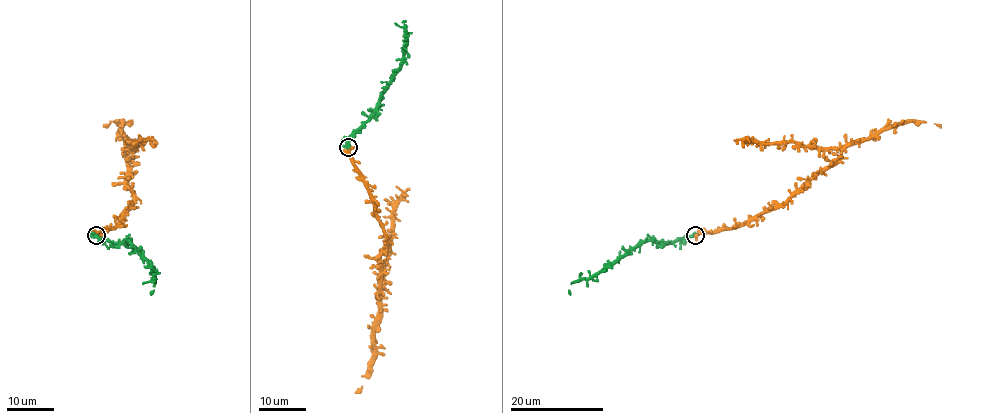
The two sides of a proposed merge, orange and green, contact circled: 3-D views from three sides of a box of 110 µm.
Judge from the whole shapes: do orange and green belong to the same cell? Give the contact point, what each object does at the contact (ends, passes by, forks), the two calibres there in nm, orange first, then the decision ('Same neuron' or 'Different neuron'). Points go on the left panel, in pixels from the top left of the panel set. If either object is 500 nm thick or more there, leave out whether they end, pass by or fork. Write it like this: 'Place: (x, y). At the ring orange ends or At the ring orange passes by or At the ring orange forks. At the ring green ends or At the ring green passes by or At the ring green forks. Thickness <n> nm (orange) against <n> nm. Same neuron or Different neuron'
Place: (96, 235). At the ring orange forks. At the ring green passes by. Thickness 170 nm (orange) against 420 nm. Same neuron

